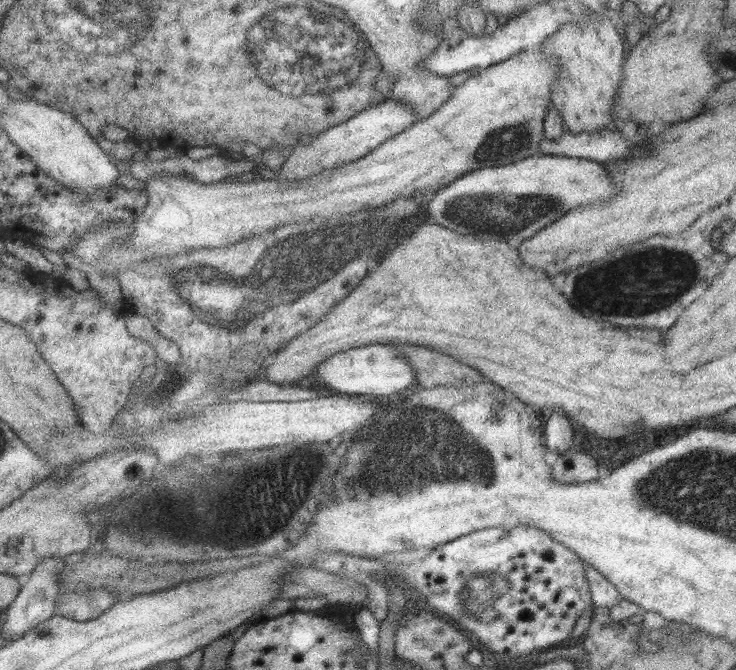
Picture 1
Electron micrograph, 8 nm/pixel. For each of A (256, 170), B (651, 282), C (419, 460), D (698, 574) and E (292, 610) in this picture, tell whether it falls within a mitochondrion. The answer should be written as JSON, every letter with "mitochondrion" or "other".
{"A":"other","B":"mitochondrion","C":"mitochondrion","D":"other","E":"other"}

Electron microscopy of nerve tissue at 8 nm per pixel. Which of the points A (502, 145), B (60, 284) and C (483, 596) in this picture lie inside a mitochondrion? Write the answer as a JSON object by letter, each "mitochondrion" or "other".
{"A":"mitochondrion","B":"other","C":"mitochondrion"}

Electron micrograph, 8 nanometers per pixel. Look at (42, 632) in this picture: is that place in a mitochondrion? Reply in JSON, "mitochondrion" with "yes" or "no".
{"mitochondrion":"no"}

